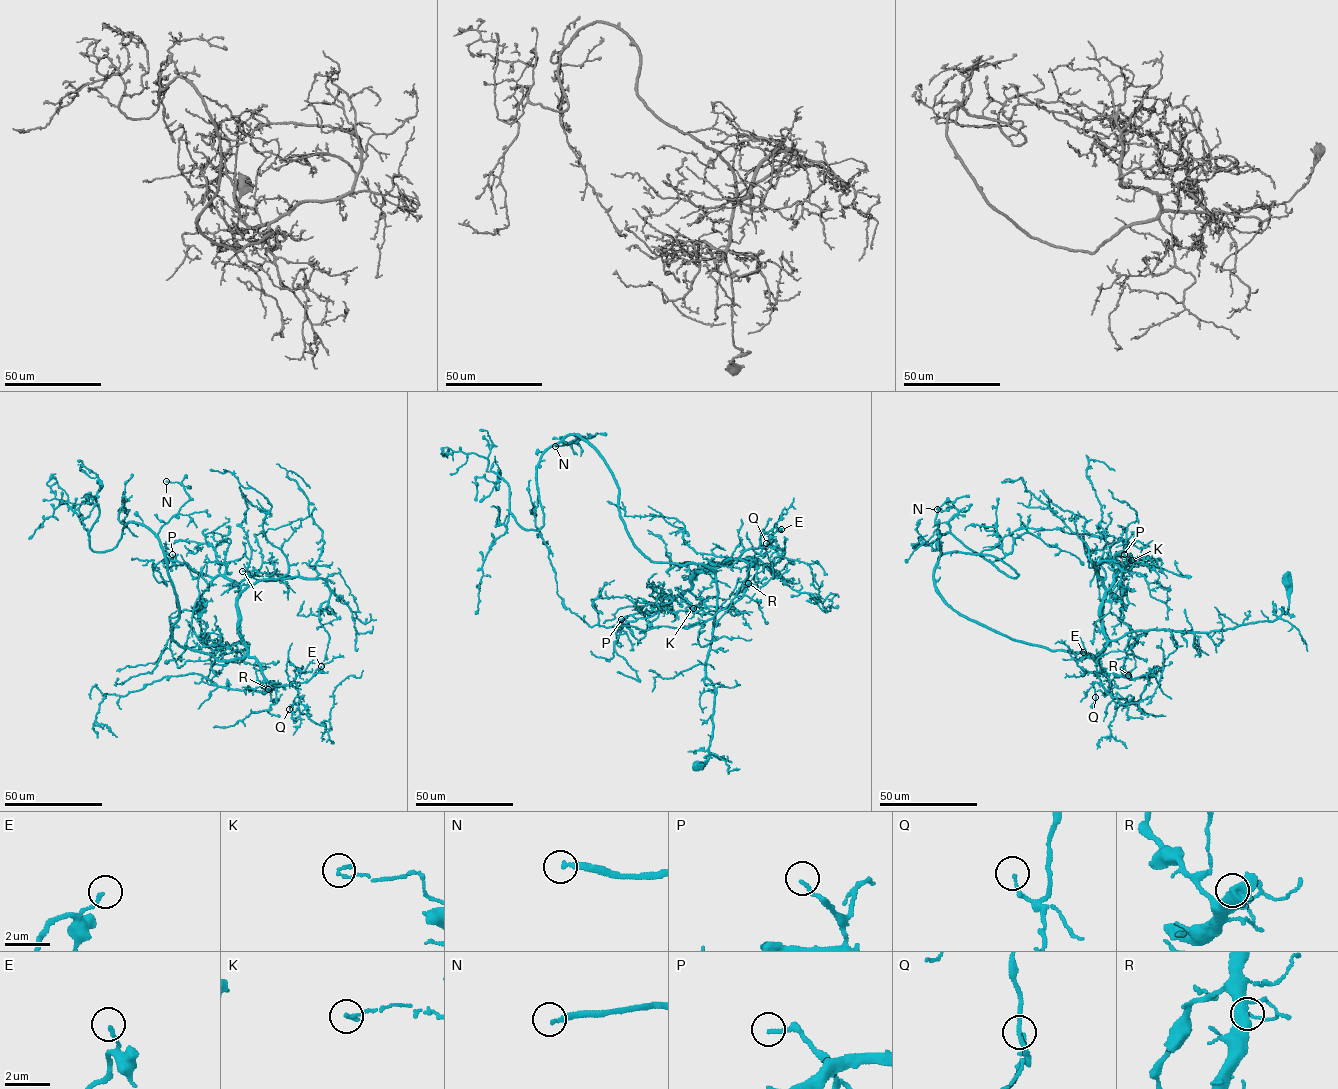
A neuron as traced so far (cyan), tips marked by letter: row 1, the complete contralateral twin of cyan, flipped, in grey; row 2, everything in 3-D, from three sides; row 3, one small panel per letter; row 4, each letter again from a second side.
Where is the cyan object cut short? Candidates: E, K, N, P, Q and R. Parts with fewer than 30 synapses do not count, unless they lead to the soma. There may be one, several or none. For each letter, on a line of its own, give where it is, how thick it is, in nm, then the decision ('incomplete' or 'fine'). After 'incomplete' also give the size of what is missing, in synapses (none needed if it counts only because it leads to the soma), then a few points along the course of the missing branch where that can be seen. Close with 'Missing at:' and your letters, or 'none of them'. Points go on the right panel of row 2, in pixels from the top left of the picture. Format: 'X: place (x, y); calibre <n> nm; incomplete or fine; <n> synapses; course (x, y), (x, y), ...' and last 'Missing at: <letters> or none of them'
E: place (1083, 652); calibre 150 nm; fine
K: place (1131, 560); calibre 150 nm; fine
N: place (937, 509); calibre 200 nm; incomplete; 70 synapses; course (937, 509), (952, 505), (971, 493)
P: place (1124, 554); calibre 150 nm; fine
Q: place (1095, 697); calibre 120 nm; fine
R: place (1128, 675); calibre 80 nm; fine
Missing at: N

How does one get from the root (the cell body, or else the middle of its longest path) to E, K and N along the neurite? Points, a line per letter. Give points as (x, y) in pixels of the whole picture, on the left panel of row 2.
E: (199, 607), (203, 644), (222, 651), (216, 649), (246, 642), (248, 655), (275, 685), (307, 682), (321, 666)
K: (199, 607), (204, 645), (248, 648), (237, 599), (238, 584), (253, 577), (242, 571)
N: (199, 607), (203, 644), (246, 642), (242, 657), (173, 640), (179, 609), (157, 533), (189, 495), (166, 481)

